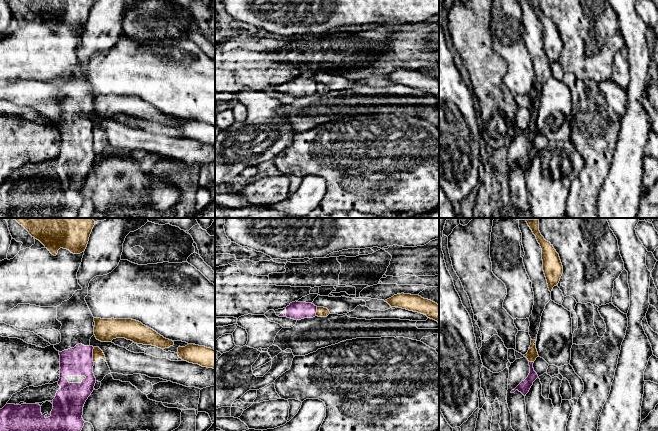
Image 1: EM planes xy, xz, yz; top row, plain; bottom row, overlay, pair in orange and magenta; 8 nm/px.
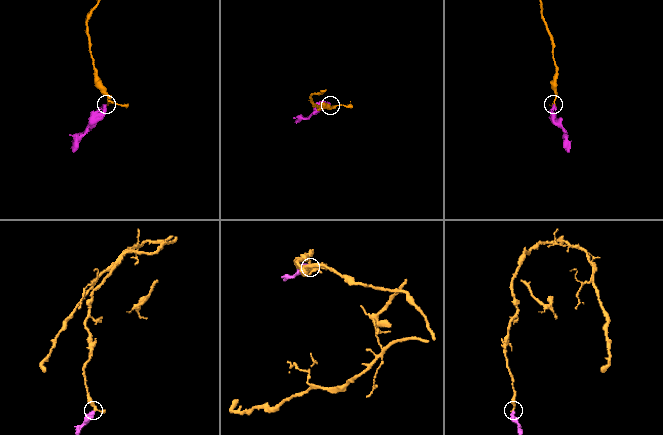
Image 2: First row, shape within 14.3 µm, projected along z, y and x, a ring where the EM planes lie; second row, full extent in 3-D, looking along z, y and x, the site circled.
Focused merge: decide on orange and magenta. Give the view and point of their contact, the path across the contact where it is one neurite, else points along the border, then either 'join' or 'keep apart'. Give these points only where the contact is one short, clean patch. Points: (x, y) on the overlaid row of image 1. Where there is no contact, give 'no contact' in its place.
contact xy (93, 355); border xy (94, 347), (93, 362); keep apart

